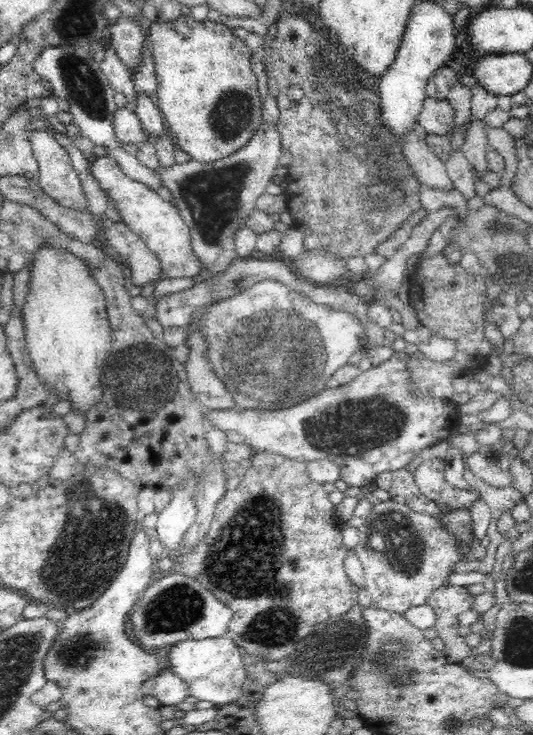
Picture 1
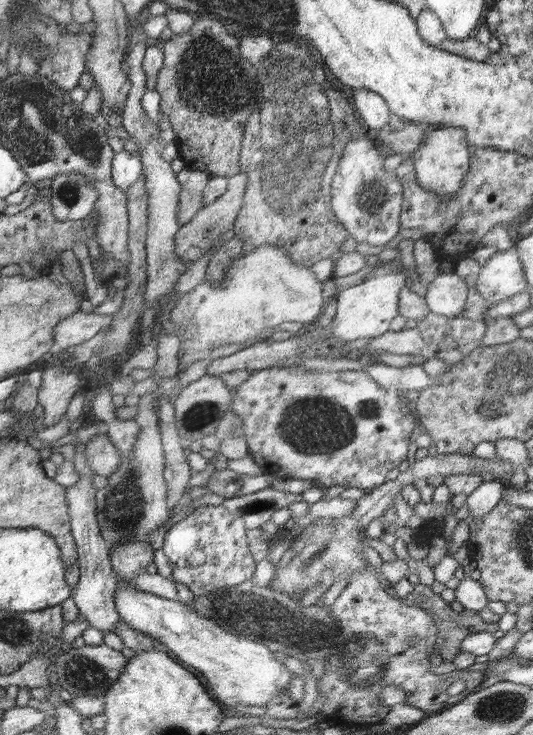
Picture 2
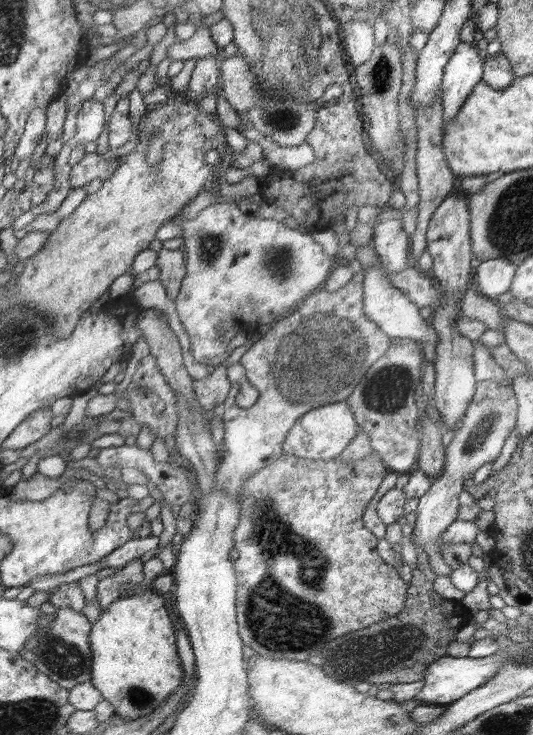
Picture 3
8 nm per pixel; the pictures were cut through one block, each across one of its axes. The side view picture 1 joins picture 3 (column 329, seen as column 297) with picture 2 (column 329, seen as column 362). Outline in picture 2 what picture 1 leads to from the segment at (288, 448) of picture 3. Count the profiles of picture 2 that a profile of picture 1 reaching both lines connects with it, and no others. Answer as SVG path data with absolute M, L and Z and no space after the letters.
M303 365L276 366L264 370L252 370L252 375L234 389L231 409L242 419L243 434L246 437L249 455L259 464L264 473L273 475L275 478L281 479L281 481L287 478L300 478L321 482L324 487L346 485L347 488L367 489L366 492L378 489L386 484L386 474L390 470L394 470L406 458L406 450L408 450L408 444L410 444L410 434L414 430L413 412L410 412L411 407L400 402L399 391L381 387L368 373L360 370L332 370L320 373L315 377L309 377L309 371Z

